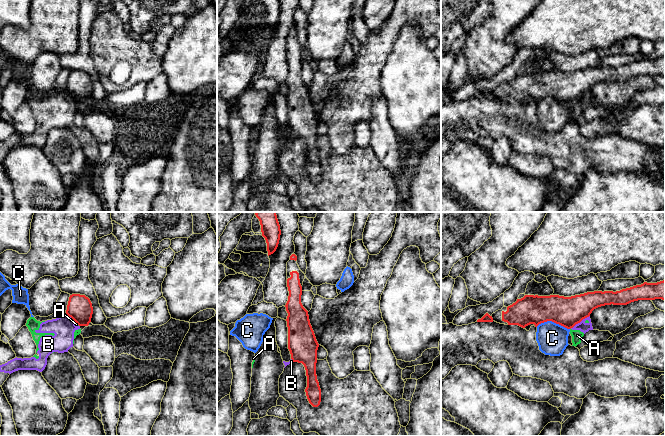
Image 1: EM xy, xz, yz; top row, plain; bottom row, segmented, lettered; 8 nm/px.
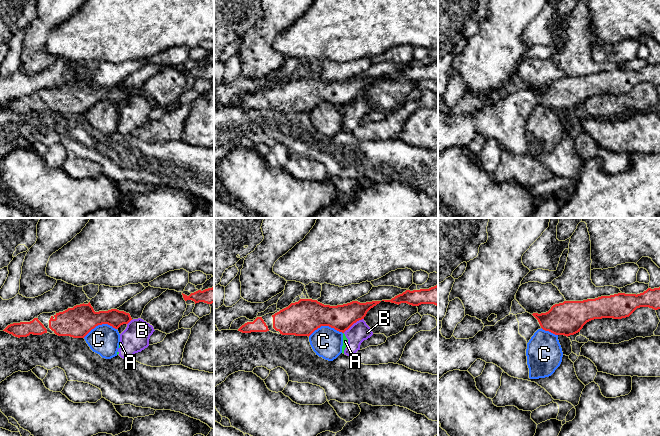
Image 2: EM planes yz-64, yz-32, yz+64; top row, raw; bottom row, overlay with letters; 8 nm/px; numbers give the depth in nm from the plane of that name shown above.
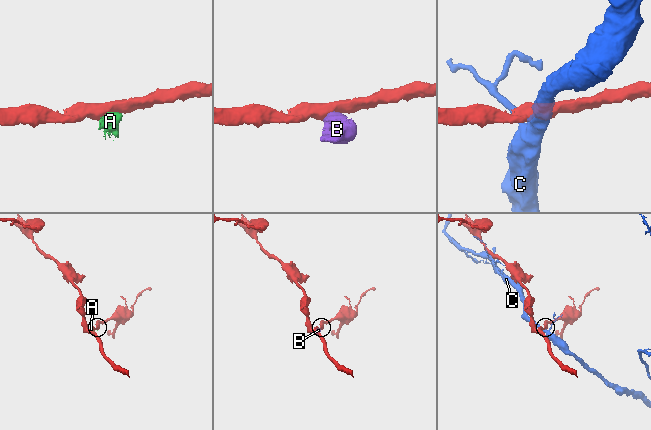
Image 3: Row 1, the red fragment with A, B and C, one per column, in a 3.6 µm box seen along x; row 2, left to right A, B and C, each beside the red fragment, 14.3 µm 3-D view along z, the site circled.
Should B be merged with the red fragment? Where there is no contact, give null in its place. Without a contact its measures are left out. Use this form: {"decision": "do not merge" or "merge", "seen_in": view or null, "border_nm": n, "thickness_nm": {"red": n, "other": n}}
{"decision": "do not merge", "seen_in": "yz", "border_nm": 190, "thickness_nm": {"red": 240, "other": 80}}

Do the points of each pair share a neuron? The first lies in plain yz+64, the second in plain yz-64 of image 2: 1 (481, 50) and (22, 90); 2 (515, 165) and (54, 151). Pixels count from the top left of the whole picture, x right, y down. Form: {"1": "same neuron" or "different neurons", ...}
{"1": "different neurons", "2": "different neurons"}

